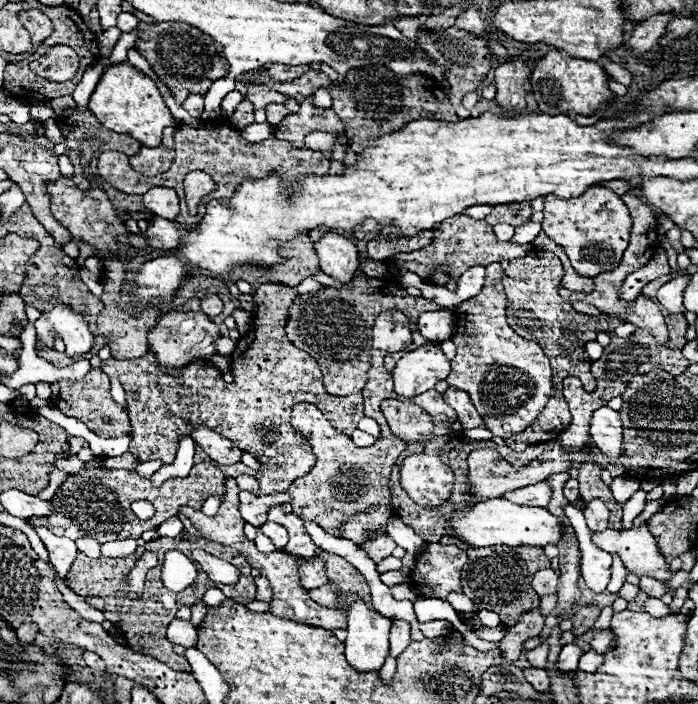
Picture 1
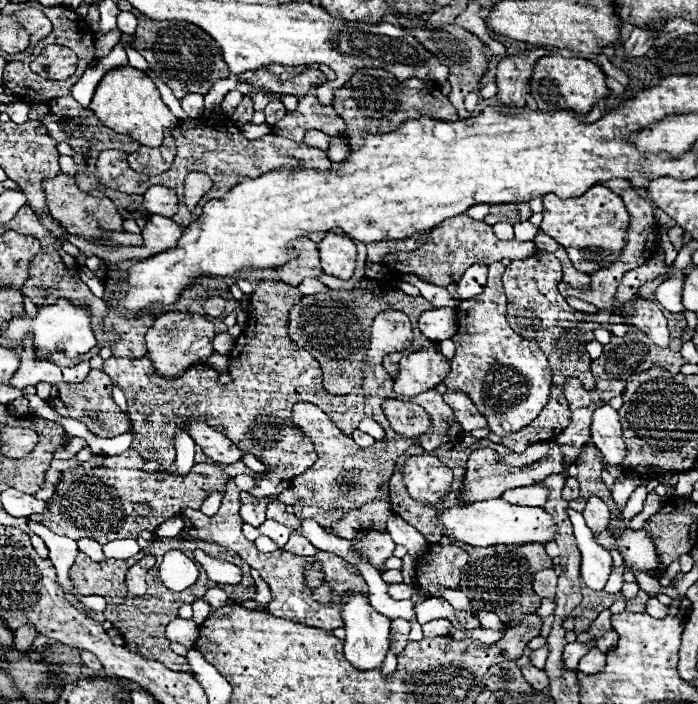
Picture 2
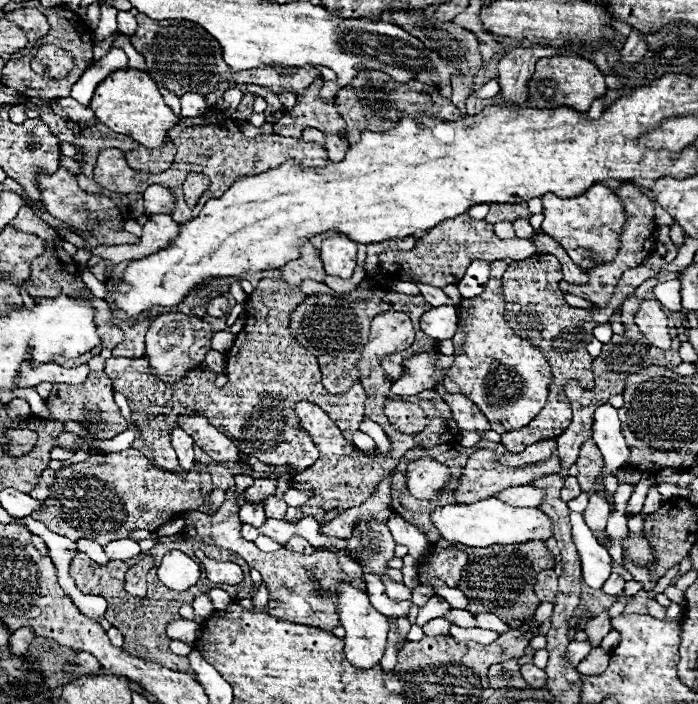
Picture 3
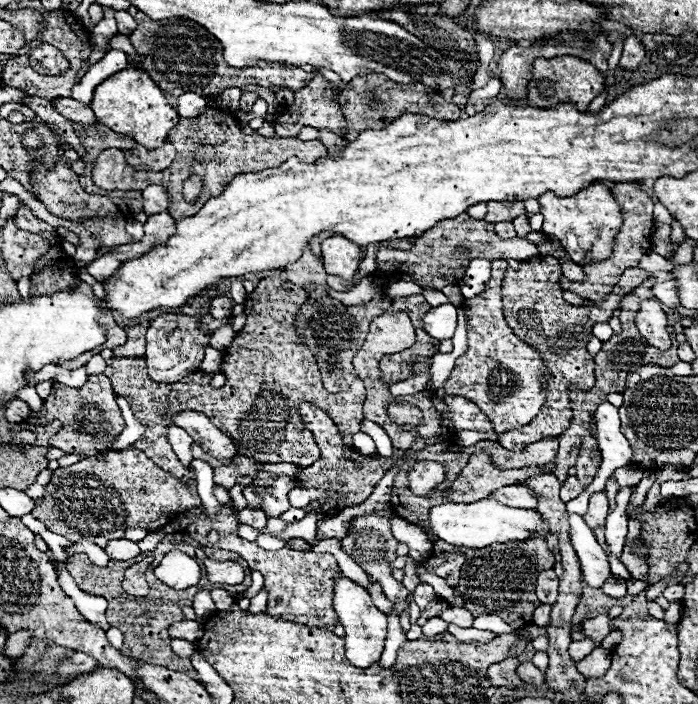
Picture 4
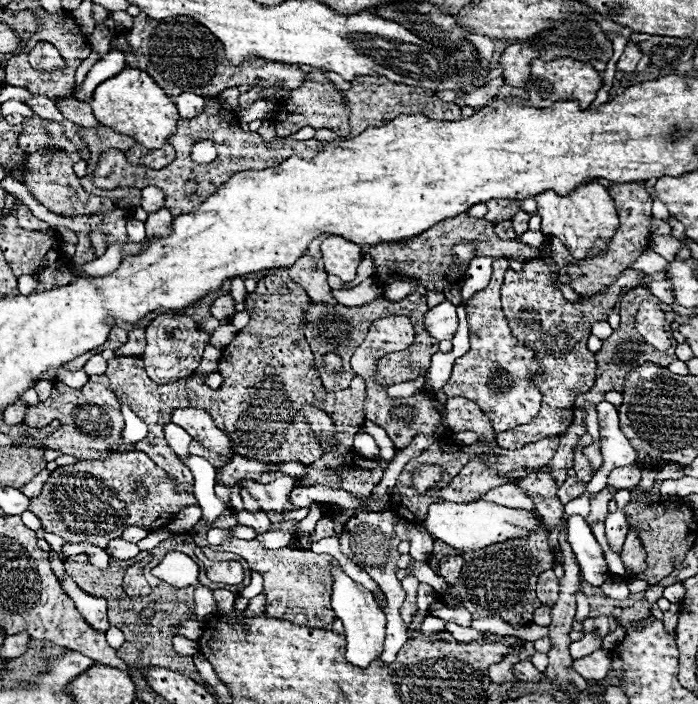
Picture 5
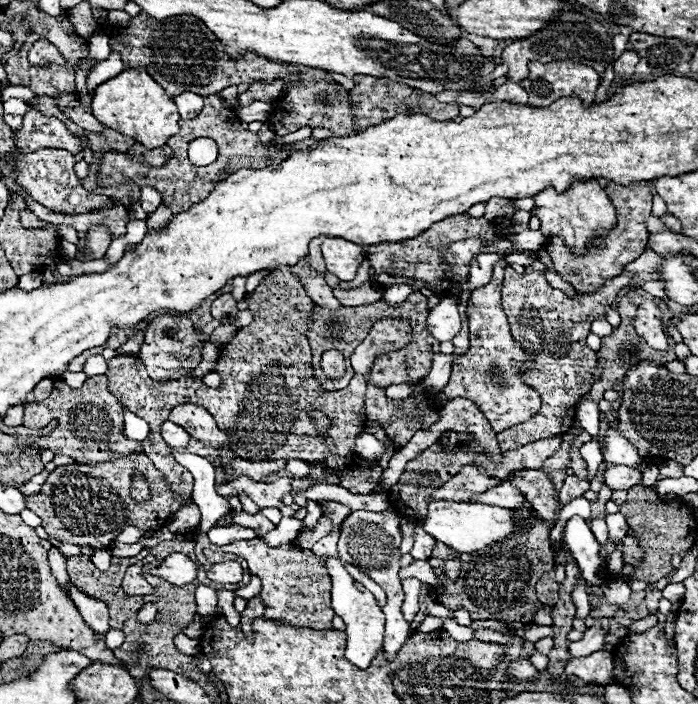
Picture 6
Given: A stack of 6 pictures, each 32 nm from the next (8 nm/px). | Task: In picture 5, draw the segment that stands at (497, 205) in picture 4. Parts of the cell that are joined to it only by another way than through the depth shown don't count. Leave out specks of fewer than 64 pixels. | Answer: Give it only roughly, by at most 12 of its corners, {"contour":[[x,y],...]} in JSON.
{"contour":[[516,200],[486,202],[488,222],[510,220],[520,212]]}

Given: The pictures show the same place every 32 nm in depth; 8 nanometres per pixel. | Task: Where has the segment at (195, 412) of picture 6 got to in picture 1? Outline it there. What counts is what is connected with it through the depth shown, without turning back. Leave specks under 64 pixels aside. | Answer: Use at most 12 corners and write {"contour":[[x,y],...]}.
{"contour":[[196,426],[194,442],[216,462],[236,464],[242,450],[208,426]]}

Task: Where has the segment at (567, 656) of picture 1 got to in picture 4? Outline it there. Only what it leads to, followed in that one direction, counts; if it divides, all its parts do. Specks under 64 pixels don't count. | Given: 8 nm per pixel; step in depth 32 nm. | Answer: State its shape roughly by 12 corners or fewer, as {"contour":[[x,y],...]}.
{"contour":[[590,636],[580,642],[572,642],[568,652],[574,662],[586,658],[590,650],[596,650],[596,644]]}

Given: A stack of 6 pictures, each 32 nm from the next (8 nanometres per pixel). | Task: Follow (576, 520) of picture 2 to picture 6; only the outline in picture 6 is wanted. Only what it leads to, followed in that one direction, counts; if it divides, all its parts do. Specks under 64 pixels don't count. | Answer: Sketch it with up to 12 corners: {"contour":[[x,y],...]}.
{"contour":[[584,518],[562,536],[584,580],[600,586],[606,562]]}

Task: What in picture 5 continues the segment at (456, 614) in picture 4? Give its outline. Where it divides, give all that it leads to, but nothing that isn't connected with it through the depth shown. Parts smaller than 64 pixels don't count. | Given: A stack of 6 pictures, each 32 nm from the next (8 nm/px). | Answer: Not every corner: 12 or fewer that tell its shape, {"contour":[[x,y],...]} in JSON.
{"contour":[[464,608],[430,610],[436,618],[470,626],[472,616]]}

